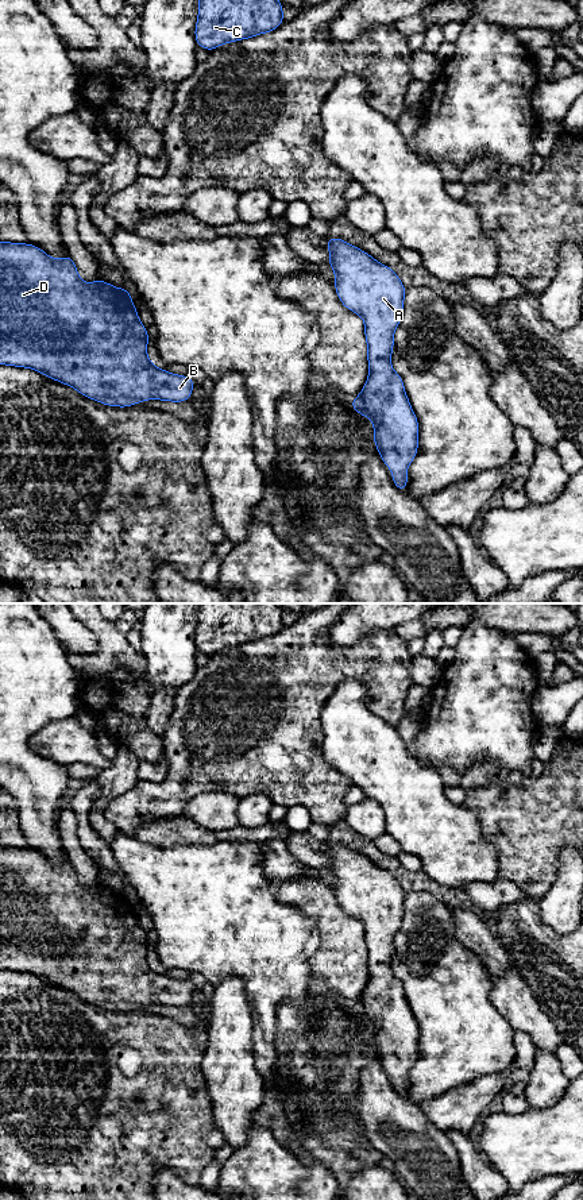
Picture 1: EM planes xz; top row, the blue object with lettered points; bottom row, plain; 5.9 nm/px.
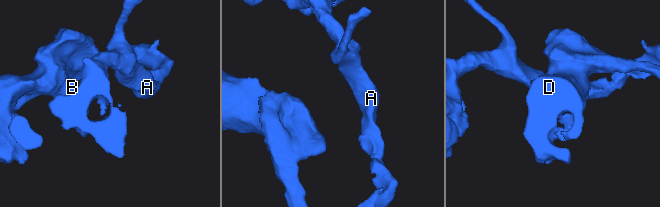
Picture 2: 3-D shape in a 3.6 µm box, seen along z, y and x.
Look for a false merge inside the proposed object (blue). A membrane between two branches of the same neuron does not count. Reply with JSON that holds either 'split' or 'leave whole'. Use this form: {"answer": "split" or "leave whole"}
{"answer": "leave whole"}

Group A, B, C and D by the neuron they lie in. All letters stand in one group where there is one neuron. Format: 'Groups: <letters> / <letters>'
Groups: A B C D

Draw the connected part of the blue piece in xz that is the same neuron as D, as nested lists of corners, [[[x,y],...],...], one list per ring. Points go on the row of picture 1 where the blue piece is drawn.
[[[0,240],[0,364],[32,369],[57,382],[76,389],[85,398],[94,400],[103,405],[128,408],[147,400],[159,400],[170,402],[185,402],[192,398],[194,381],[192,377],[177,375],[165,371],[152,364],[147,356],[148,331],[138,317],[131,293],[128,289],[115,288],[111,283],[97,278],[94,282],[84,282],[78,277],[78,270],[70,255],[61,259],[53,259],[40,247],[30,243],[11,243]]]

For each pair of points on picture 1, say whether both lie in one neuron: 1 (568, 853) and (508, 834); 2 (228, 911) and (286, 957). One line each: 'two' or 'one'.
1: two
2: one

